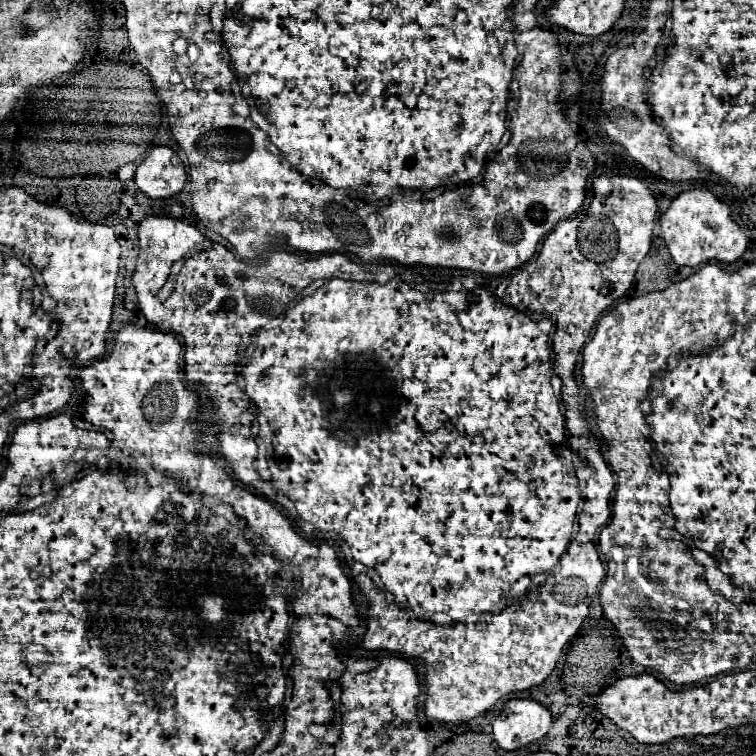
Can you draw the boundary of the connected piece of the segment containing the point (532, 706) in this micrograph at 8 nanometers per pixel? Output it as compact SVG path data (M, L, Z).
M509 700L493 722L493 738L503 750L527 746L549 732L551 712L535 700Z

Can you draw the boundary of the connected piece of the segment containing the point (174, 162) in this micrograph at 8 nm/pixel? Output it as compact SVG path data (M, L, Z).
M155 146L135 172L137 188L149 198L171 198L183 190L185 182L185 166L169 146Z

